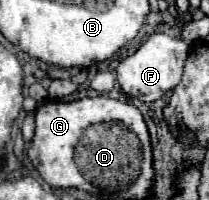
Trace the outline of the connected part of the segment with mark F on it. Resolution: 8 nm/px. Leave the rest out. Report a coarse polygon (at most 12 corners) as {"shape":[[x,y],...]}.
{"shape":[[152,34],[116,68],[122,92],[160,100],[182,78],[190,46]]}

